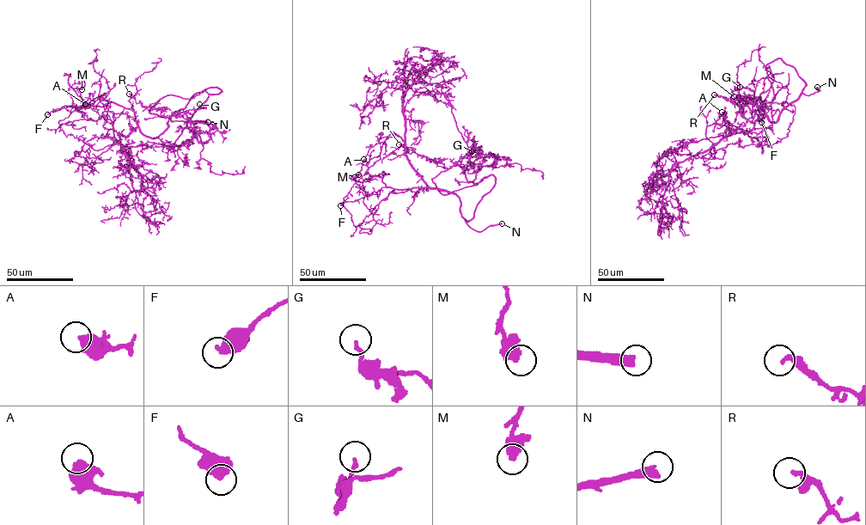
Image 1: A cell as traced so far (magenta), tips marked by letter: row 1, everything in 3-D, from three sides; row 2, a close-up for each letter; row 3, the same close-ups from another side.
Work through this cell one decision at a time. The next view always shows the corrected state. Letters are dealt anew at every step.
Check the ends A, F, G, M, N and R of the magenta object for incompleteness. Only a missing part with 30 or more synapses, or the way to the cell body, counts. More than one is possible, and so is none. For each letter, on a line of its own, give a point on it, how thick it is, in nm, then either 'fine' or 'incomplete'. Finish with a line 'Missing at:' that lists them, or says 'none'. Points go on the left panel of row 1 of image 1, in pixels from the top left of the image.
A: (85, 104) | 440 nm | fine
F: (47, 114) | 500 nm | fine
G: (199, 104) | 160 nm | fine
M: (82, 89) | 400 nm | fine
N: (208, 122) | 340 nm | incomplete
R: (129, 94) | 240 nm | fine
Missing at: N

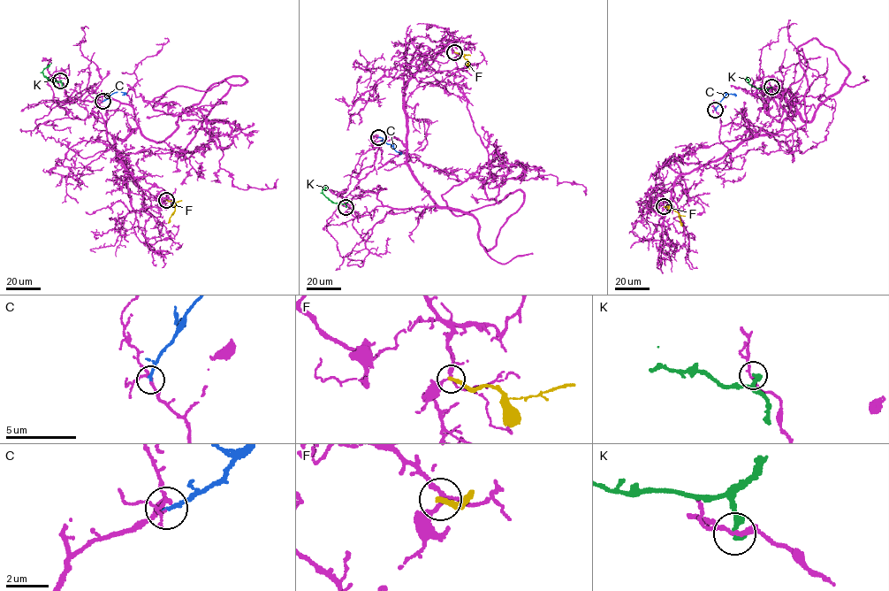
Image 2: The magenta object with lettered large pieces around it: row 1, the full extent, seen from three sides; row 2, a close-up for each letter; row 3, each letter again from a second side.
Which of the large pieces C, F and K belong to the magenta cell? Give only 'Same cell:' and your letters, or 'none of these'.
Same cell: C

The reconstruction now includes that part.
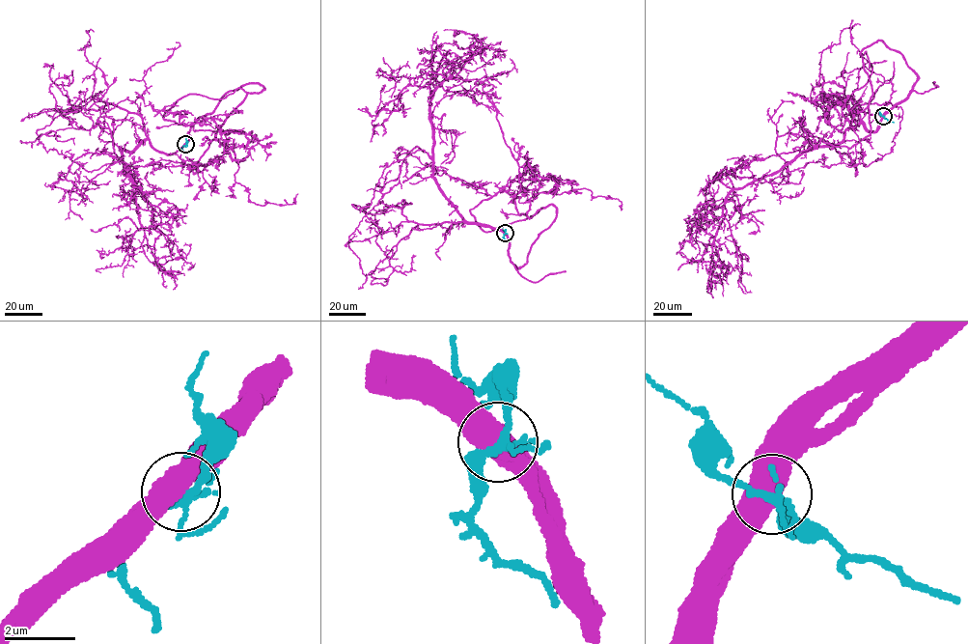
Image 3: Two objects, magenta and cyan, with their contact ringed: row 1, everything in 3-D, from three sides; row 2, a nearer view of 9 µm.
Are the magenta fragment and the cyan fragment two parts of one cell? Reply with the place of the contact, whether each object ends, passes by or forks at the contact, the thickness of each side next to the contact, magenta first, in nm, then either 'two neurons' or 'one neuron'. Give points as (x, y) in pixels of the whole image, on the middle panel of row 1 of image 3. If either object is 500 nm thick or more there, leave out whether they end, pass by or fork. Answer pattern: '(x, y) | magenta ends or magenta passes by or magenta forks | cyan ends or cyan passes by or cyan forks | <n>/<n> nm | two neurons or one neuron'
(505, 233) | 600/190 nm | two neurons

